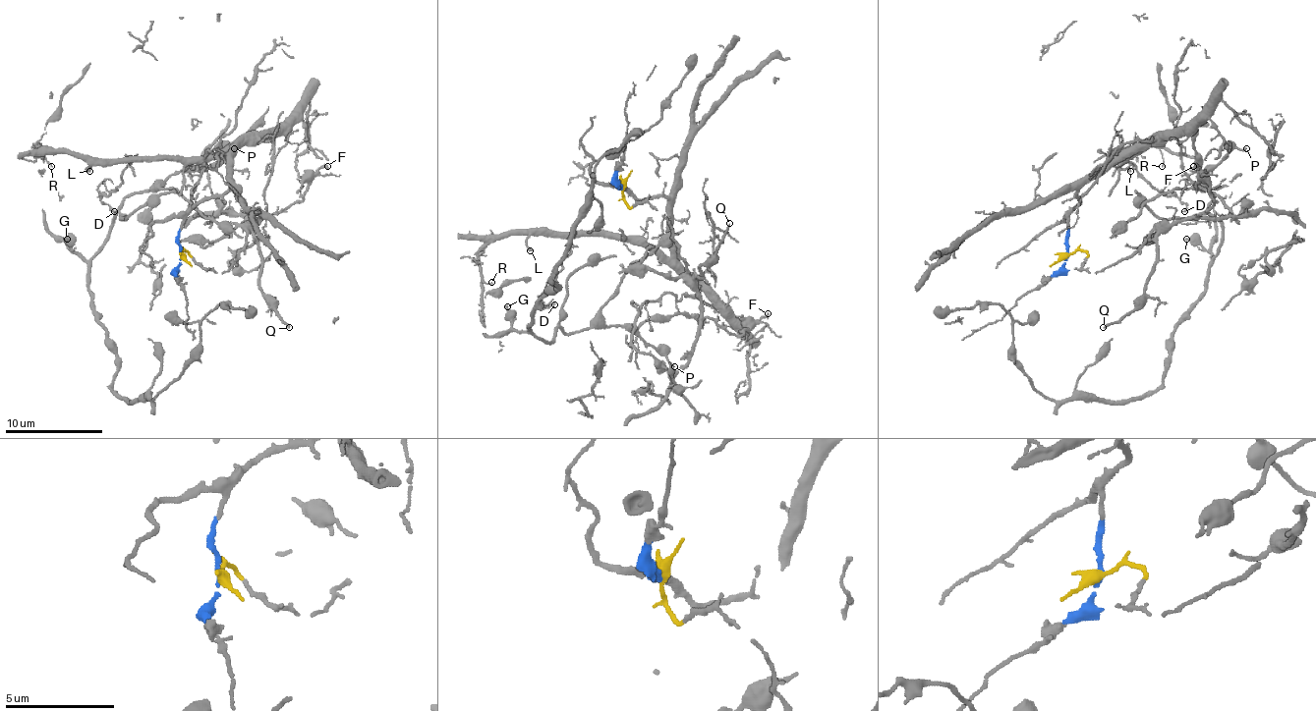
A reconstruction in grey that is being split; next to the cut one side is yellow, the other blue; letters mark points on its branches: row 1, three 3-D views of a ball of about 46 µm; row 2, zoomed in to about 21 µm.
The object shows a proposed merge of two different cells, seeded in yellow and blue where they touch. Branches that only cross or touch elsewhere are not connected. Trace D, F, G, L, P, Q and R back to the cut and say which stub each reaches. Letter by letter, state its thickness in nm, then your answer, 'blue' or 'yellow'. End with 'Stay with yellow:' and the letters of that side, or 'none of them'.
D: 180 nm | blue
F: 200 nm | yellow
G: 440 nm | yellow
L: 170 nm | blue
P: 140 nm | yellow
Q: 170 nm | yellow
R: 110 nm | blue
Stay with yellow: F, G, P, Q

